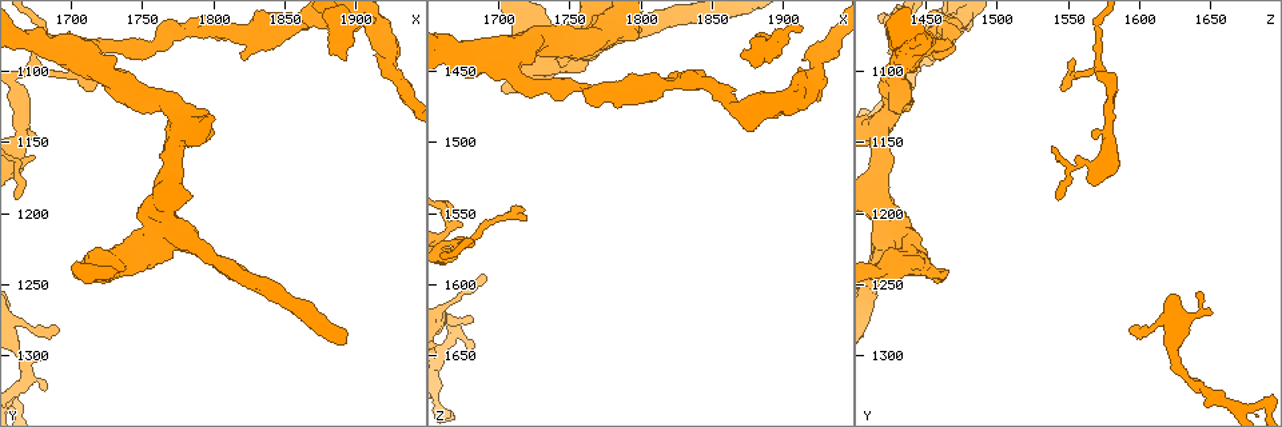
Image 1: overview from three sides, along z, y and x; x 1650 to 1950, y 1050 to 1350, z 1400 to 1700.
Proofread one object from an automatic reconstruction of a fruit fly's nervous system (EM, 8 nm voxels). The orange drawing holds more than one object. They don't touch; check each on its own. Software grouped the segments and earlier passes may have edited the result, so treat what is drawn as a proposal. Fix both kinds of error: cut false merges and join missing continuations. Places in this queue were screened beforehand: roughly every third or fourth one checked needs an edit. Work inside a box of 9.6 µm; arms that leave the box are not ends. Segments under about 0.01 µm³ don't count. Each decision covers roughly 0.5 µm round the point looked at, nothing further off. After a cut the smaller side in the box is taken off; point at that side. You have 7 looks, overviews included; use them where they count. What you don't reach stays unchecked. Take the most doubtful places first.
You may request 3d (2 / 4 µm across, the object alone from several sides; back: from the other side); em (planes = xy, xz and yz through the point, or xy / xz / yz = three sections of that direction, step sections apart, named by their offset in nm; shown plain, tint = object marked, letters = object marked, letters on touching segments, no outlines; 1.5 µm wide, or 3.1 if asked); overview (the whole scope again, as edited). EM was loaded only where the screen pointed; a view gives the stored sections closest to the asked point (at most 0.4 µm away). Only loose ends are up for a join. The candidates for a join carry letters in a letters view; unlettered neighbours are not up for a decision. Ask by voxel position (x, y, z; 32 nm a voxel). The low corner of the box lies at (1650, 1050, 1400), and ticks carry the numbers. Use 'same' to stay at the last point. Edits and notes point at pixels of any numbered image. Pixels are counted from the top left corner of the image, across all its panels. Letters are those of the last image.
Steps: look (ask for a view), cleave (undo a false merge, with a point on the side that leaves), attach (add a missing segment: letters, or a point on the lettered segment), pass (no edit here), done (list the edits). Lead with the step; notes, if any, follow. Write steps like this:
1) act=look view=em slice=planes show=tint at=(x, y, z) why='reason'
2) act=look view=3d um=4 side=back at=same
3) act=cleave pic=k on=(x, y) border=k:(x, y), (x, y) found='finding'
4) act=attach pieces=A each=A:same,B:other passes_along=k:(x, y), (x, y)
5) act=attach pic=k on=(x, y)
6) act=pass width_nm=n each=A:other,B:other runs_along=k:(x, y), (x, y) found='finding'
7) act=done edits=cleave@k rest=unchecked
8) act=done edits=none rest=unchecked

act=look view=em slice=planes show=letters at=(1690, 1280, 1594) why='an open end'

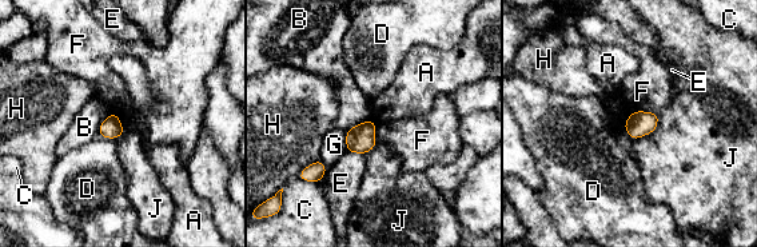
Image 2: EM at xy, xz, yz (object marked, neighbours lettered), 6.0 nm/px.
act=pass width_nm=140 each=A:other,B:other,C:other,D:other,E:other,F:other,G:other,H:other,J:other border=2:(115, 111), (124, 130) found='none of them fits'

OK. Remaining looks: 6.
act=look view=em slice=planes show=plain at=(1760, 1082, 1460) why='thin neck'

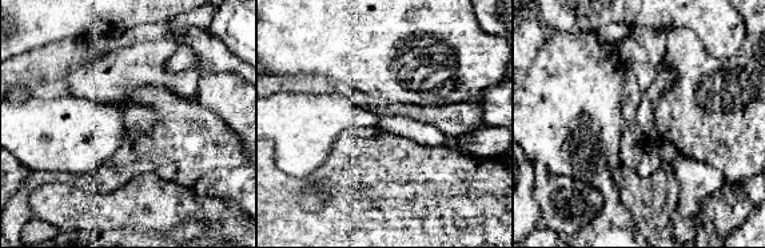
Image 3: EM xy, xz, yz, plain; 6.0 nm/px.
act=look view=em slice=planes show=tint at=same

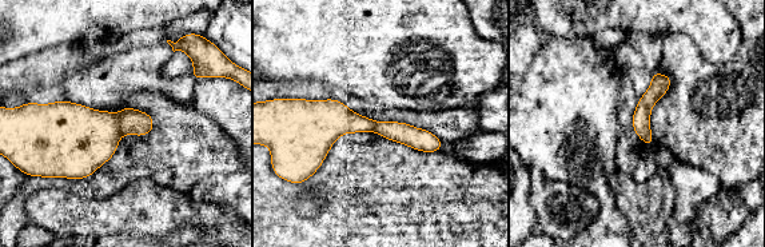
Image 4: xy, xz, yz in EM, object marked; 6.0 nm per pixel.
act=look view=em slice=planes show=letters at=same

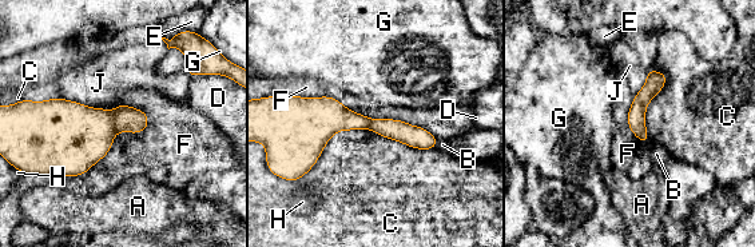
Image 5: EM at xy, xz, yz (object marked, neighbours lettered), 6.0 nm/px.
act=cleave pic=5 on=(126, 119) width_nm=110 each=A:other,B:other,C:other,D:other,E:other,F:other,G:other,H:other,J:other found='two neurons meet here'

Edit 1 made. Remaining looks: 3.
act=look view=3d um=2 at=(1674, 1146, 1568) why='branch stops here'

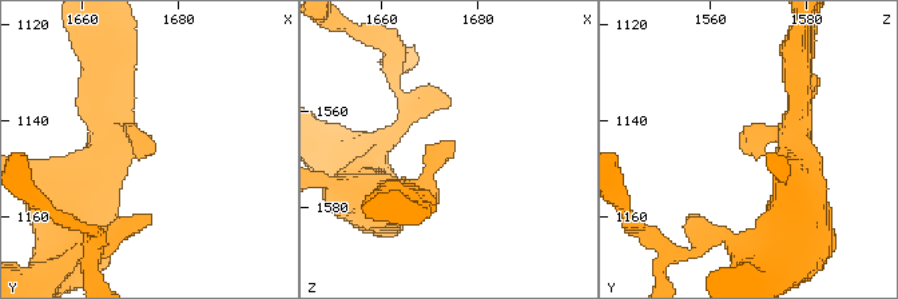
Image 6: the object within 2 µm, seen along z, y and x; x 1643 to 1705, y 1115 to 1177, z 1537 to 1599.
act=look view=em slice=yz step=4 show=letters at=(1674, 1145, 1566) arm_widths_nm=190,360 why='now the EM'

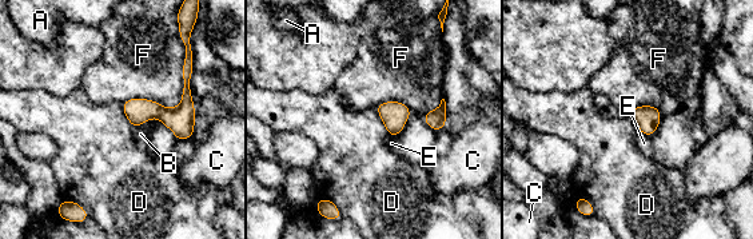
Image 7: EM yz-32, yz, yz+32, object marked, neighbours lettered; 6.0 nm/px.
act=look view=em slice=planes show=letters at=same

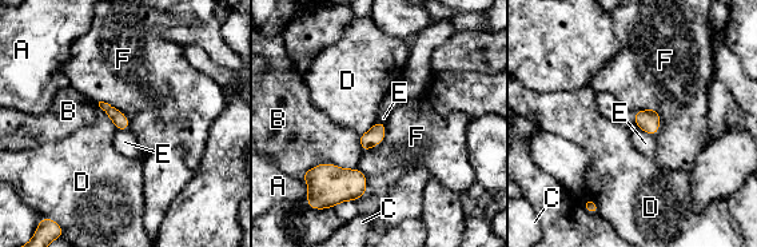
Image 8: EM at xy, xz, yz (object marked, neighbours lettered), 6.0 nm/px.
act=pass longest_contact=B:340nm each=A:other,B:other,C:other,D:other,E:other,F:other border=8:(98, 103), (118, 130) found='none of them fits'

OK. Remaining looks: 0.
act=done edits=cleave@5 rest=unchecked

